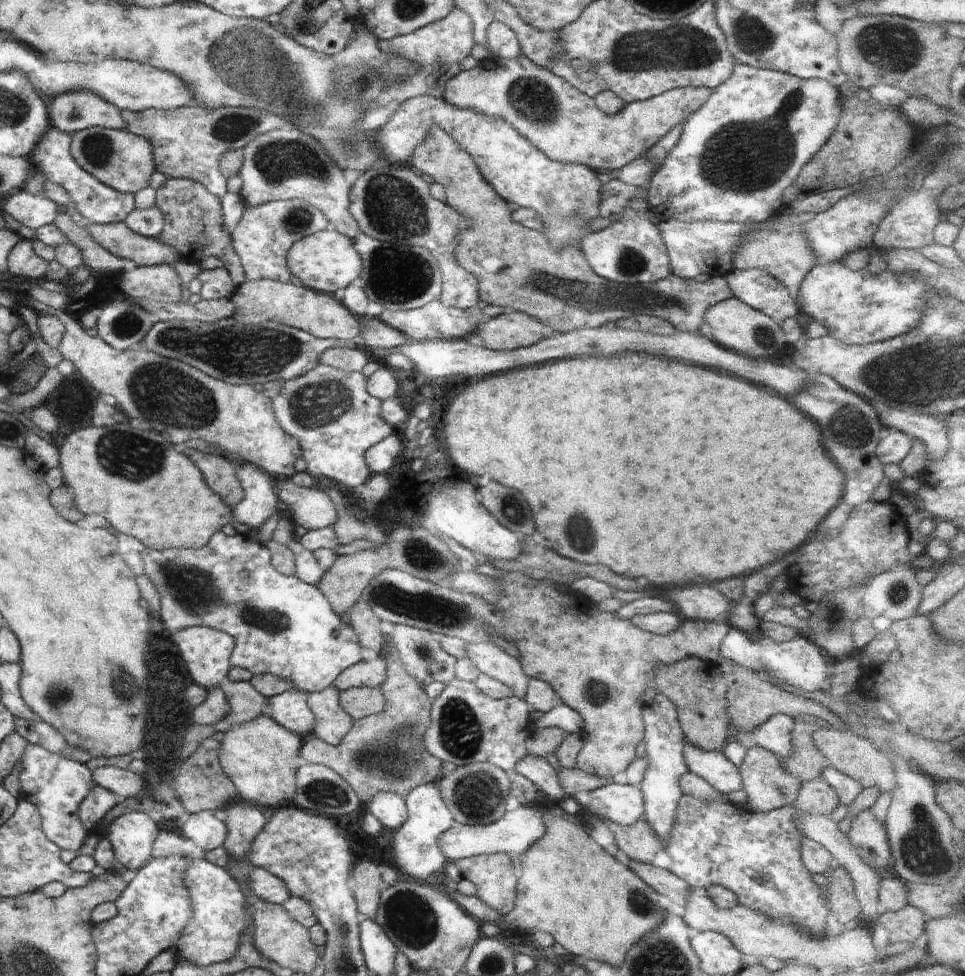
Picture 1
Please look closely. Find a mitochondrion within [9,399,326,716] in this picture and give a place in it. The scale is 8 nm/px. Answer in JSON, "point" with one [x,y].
{"point":[195,590]}

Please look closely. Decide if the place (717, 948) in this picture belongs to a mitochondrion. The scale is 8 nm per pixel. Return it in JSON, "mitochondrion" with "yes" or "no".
{"mitochondrion":"no"}

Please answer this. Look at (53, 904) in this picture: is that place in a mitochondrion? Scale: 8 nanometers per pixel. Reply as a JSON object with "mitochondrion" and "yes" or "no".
{"mitochondrion":"no"}

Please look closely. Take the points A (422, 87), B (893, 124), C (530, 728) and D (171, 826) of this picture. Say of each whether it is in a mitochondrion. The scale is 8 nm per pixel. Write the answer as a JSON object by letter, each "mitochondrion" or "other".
{"A":"other","B":"other","C":"other","D":"other"}

